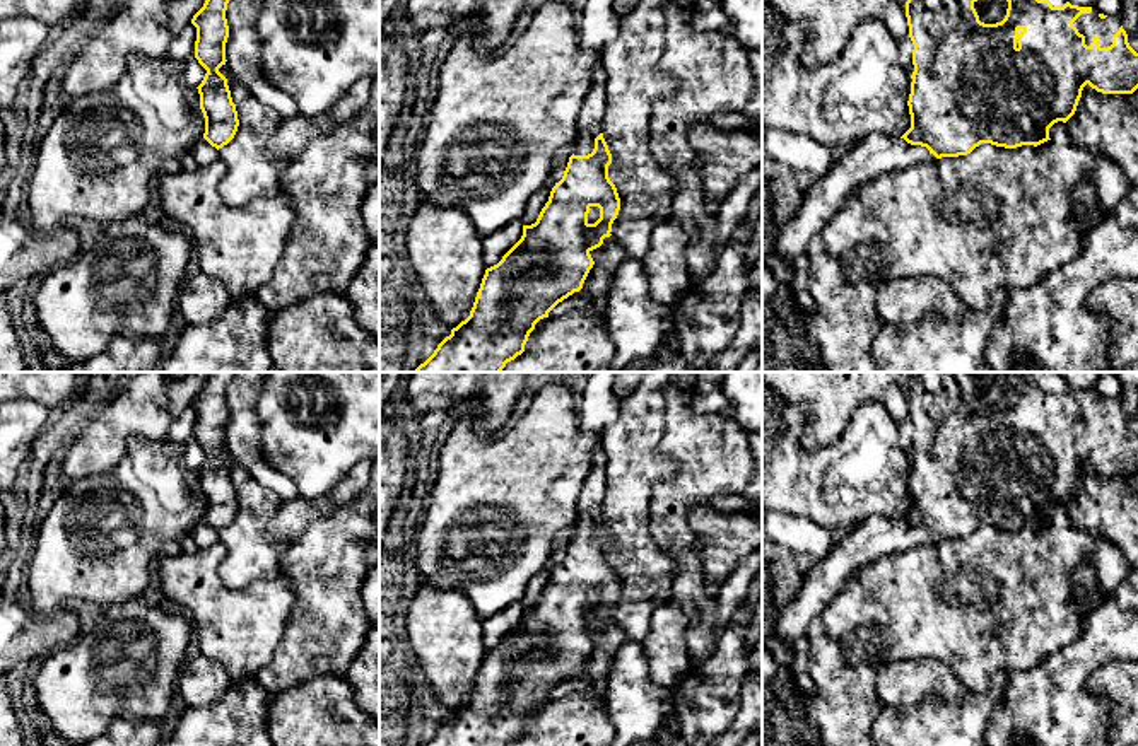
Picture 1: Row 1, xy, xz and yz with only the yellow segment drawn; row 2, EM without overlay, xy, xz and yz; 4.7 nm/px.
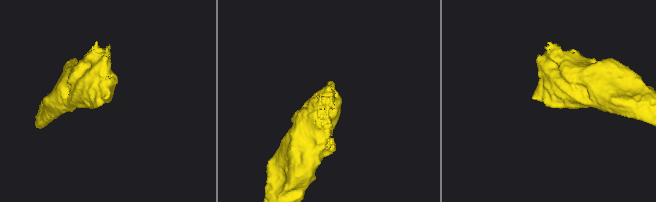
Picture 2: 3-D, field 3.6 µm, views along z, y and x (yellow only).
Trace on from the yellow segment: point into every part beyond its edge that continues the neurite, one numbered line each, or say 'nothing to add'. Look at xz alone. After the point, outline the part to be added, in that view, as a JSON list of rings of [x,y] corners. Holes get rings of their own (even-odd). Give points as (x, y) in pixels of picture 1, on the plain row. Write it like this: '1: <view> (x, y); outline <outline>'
1: xz (593, 492); outline [[[596,451],[593,466],[583,483],[579,498],[579,514],[572,531],[574,538],[588,538],[595,531],[595,521],[601,516],[603,500],[607,497],[607,458]]]

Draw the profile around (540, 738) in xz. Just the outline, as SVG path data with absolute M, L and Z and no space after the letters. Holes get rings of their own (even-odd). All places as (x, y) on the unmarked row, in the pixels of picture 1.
M583 688L562 698L540 702L525 734L507 746L612 746L613 737L605 695Z

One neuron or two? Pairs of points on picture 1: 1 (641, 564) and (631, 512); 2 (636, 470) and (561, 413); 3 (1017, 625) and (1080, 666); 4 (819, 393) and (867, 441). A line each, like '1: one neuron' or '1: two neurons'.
1: one neuron
2: two neurons
3: two neurons
4: two neurons

